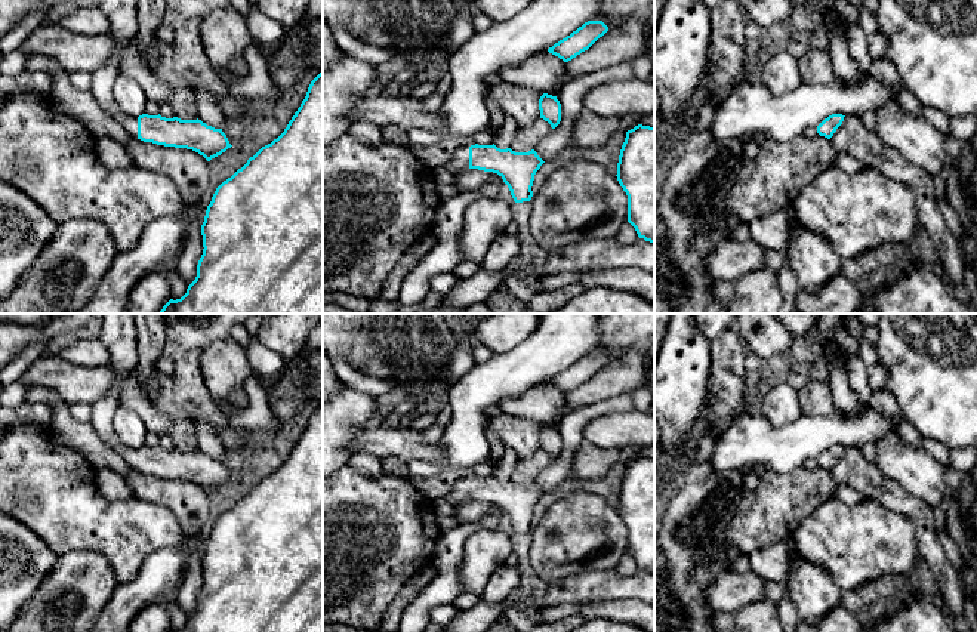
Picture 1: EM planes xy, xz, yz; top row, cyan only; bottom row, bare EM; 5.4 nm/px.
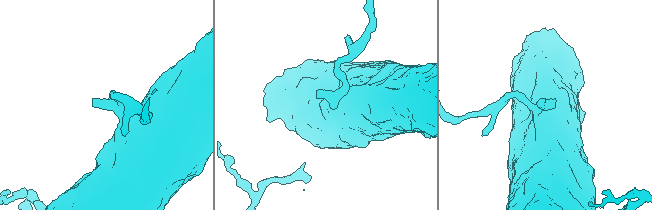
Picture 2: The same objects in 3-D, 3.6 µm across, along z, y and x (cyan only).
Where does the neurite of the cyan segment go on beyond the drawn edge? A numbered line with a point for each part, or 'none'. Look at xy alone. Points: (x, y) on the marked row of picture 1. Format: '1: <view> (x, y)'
1: xy (104, 79)

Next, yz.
none

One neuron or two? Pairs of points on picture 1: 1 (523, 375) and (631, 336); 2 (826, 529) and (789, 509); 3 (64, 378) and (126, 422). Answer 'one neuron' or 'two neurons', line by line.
1: two neurons
2: two neurons
3: two neurons

